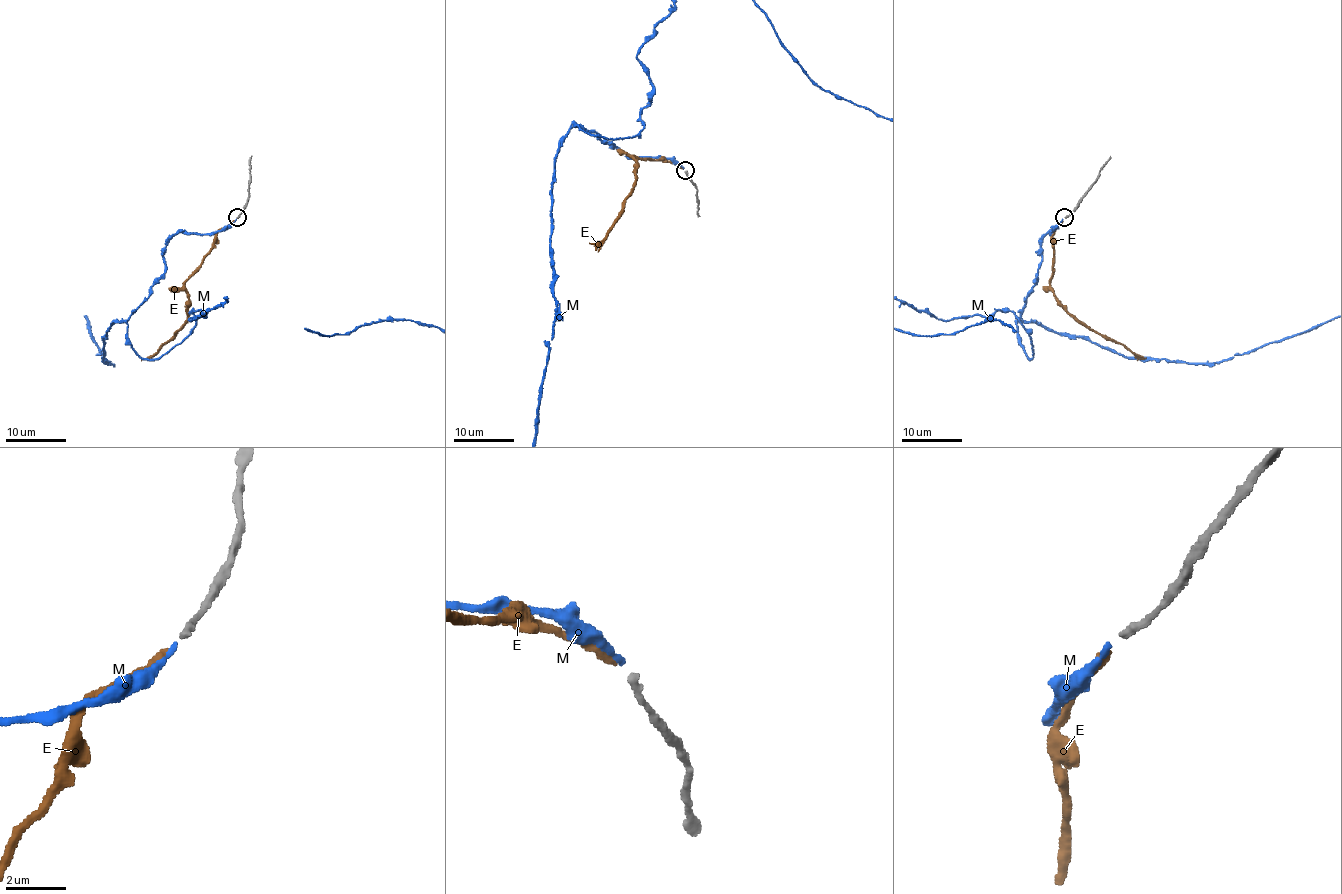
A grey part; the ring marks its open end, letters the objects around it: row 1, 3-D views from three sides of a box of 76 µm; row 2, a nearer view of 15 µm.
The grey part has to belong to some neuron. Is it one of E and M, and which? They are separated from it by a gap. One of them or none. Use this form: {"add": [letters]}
{"add": ["M"]}

